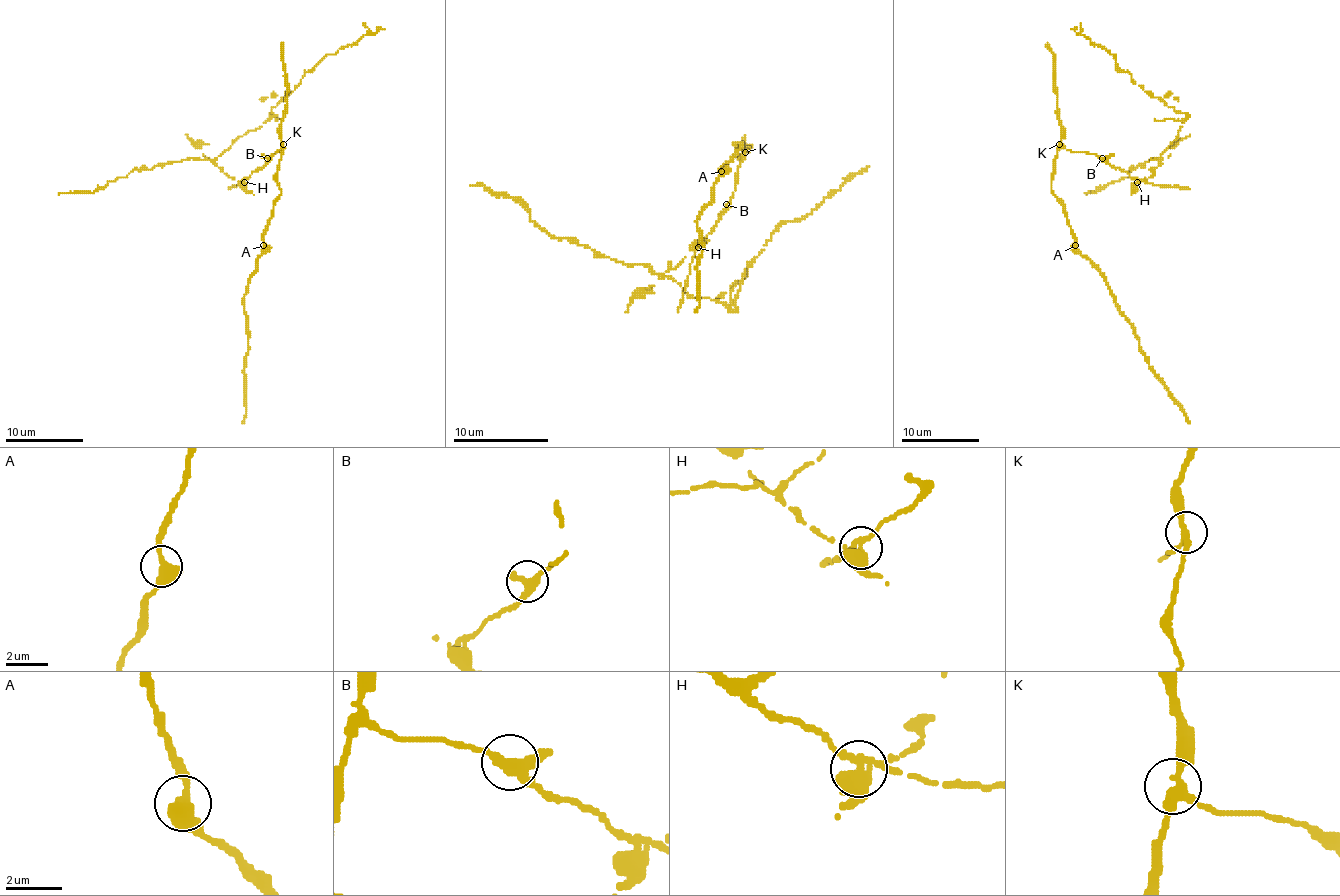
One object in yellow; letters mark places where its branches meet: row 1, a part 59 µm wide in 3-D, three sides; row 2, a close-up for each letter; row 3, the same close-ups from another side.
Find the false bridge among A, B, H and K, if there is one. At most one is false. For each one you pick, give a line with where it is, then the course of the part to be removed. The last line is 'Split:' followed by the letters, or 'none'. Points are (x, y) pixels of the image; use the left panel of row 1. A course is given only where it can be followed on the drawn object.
H: (244, 182) | (244, 181), (228, 177), (215, 160), (240, 136), (260, 128), (304, 72), (384, 29)
Split: H

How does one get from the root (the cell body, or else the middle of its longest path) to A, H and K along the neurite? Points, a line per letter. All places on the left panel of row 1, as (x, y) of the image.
A: (269, 160), (283, 148), (277, 171), (281, 195), (265, 228), (263, 245)
H: (269, 160), (244, 181)
K: (269, 160), (283, 144)

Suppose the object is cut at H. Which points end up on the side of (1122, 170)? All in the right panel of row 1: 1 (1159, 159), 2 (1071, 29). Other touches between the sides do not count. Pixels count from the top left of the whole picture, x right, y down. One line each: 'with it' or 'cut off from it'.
1: cut off from it
2: cut off from it

